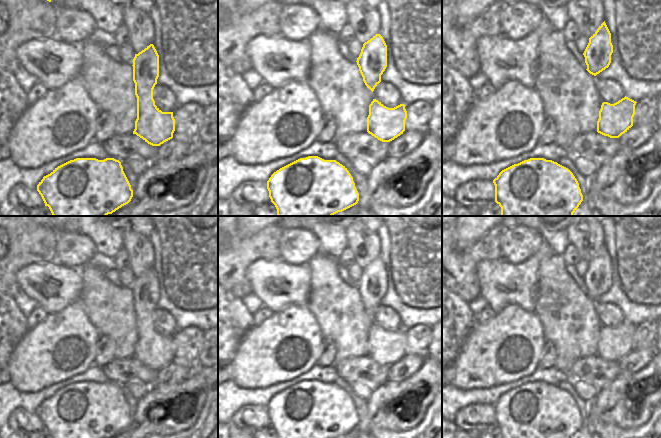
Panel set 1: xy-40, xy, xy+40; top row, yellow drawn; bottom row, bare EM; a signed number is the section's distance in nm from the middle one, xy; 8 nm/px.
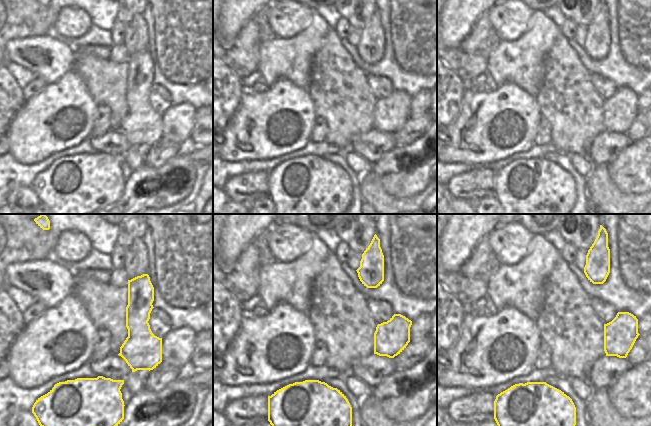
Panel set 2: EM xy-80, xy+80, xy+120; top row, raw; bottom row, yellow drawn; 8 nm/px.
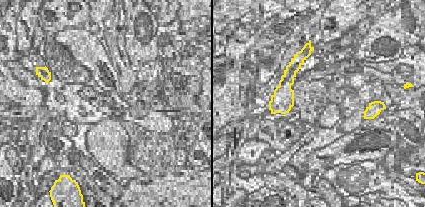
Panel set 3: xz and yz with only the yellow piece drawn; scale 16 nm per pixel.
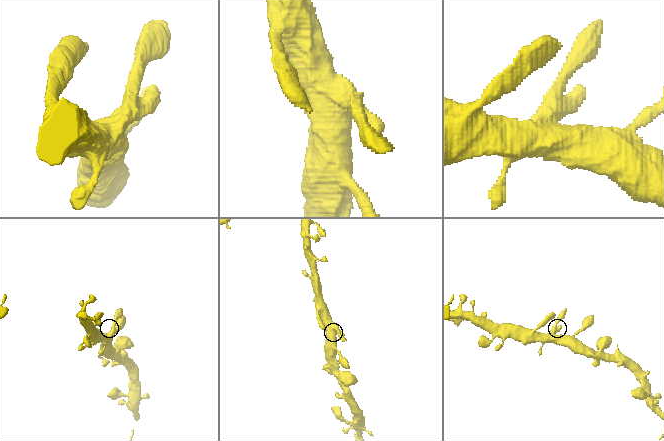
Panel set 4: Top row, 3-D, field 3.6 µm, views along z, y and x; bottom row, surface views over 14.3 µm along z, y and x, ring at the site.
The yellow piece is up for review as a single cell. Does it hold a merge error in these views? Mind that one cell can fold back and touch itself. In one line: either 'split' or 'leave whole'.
leave whole

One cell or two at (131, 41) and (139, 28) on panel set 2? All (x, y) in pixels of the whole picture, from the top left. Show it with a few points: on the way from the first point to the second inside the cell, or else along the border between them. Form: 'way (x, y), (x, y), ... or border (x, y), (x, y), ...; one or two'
way (134, 38), (136, 31); one

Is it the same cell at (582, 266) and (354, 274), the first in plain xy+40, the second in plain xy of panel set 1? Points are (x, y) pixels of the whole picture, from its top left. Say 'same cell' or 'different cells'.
same cell

